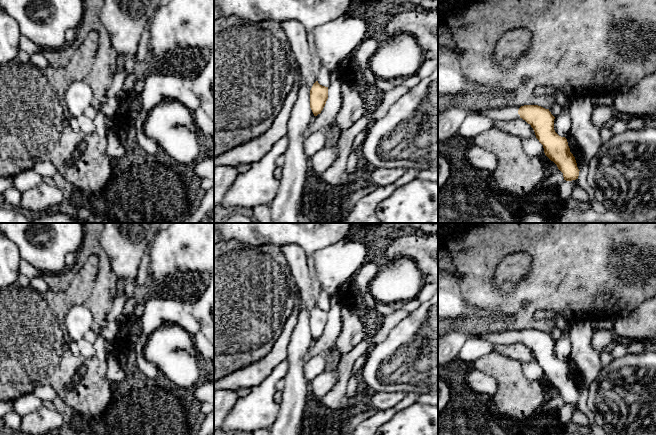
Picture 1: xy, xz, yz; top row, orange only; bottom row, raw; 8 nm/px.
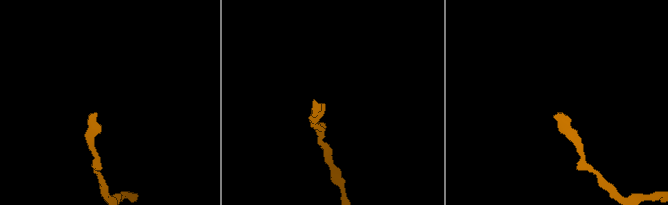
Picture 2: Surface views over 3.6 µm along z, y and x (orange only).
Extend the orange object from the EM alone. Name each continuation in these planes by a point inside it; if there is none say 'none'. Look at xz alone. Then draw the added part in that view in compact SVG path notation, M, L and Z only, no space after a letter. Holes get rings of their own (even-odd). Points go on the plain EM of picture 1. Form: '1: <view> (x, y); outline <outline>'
none

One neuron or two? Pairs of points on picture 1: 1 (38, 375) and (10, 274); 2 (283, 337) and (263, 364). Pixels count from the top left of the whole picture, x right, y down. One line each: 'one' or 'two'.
1: two
2: one

